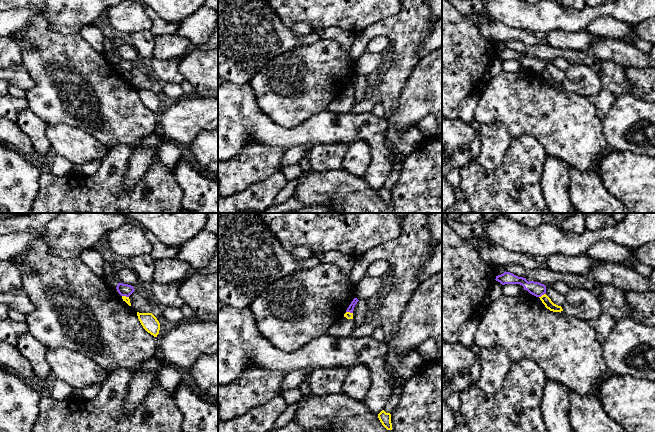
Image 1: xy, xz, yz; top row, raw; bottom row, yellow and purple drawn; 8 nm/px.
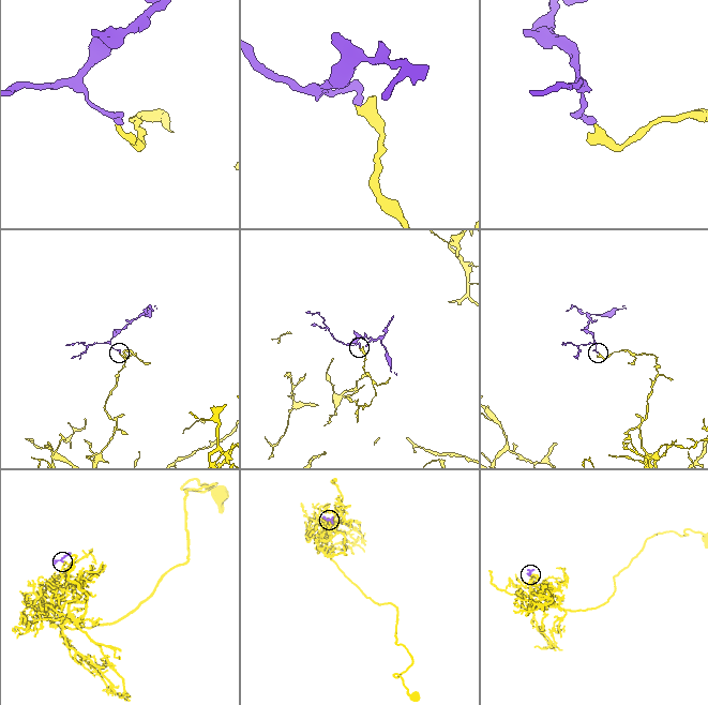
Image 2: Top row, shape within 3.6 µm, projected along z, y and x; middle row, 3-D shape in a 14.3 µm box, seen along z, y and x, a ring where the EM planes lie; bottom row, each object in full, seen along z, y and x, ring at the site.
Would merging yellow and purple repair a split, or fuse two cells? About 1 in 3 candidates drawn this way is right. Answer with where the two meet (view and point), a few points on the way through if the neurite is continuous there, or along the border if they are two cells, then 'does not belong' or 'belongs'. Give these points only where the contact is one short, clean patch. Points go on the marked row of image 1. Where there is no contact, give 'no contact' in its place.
meets yellow in yz at (542, 295); border along yz (544, 293), (539, 297); does not belong

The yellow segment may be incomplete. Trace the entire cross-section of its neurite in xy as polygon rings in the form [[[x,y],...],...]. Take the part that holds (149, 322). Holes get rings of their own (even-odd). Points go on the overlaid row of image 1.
[[[137,312],[137,316],[143,328],[154,337],[157,337],[160,330],[160,323],[157,318],[152,313]]]

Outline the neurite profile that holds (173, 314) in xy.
[[[164,307],[163,316],[166,320],[176,325],[182,323],[185,319],[179,307]]]

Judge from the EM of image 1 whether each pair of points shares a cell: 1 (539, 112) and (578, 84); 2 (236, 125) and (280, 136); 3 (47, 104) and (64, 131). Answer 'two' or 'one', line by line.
1: two
2: one
3: two

